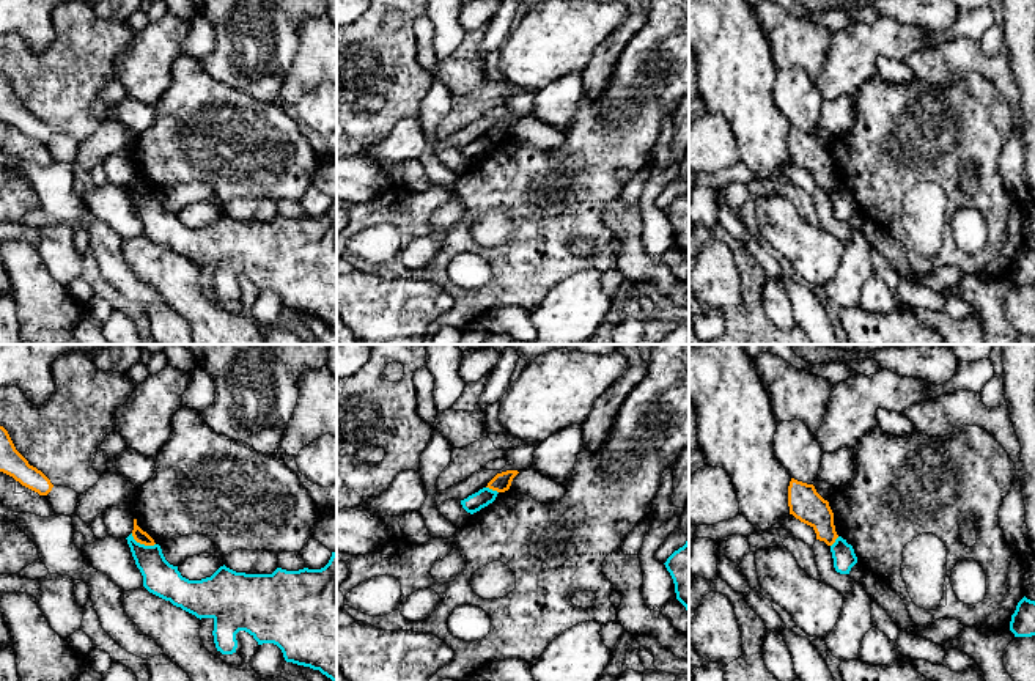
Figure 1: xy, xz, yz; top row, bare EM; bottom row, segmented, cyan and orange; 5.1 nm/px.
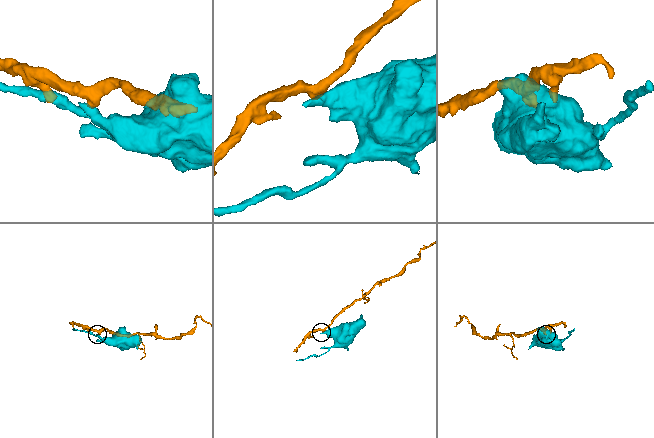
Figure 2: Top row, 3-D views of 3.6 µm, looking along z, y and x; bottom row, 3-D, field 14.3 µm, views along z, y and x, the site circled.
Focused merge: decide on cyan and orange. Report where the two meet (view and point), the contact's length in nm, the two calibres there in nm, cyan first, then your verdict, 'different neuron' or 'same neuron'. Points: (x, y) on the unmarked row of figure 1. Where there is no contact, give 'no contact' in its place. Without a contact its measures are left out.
contact xy (142, 192); length 140 nm; calibres 180 and 70 nm; different neuron

